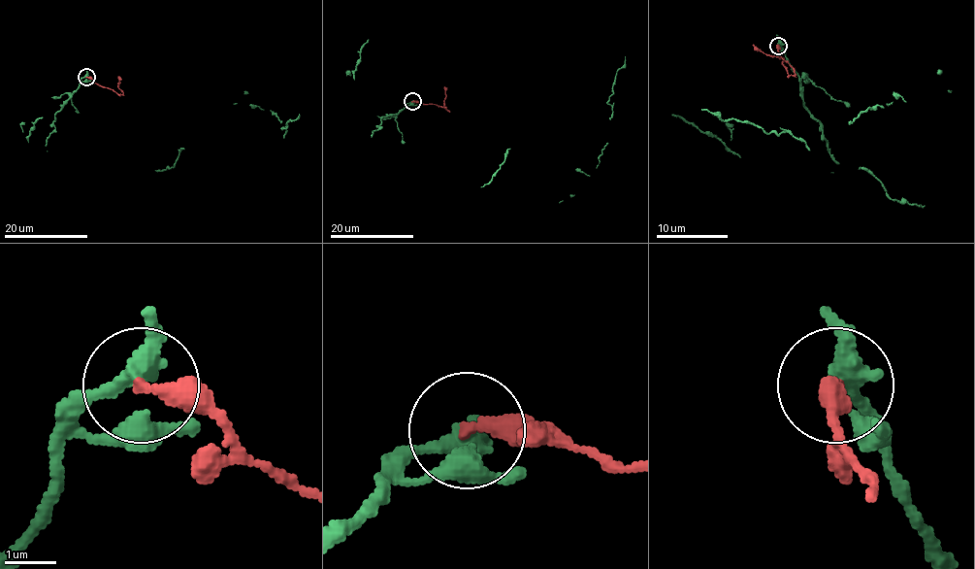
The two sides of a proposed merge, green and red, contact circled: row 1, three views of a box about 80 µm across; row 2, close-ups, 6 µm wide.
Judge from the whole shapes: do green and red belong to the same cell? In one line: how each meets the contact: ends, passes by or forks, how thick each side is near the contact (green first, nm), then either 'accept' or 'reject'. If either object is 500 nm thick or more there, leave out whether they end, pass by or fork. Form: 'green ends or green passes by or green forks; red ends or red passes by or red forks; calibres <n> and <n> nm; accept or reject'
green passes by; red ends; calibres 340 and 340 nm; reject

